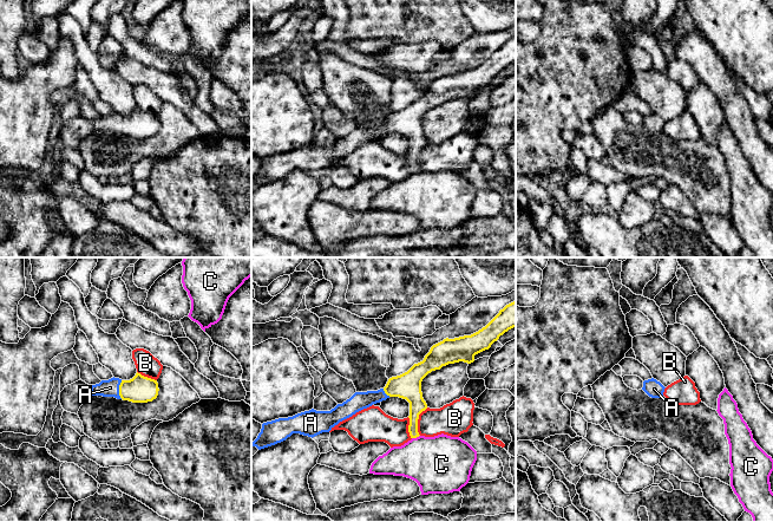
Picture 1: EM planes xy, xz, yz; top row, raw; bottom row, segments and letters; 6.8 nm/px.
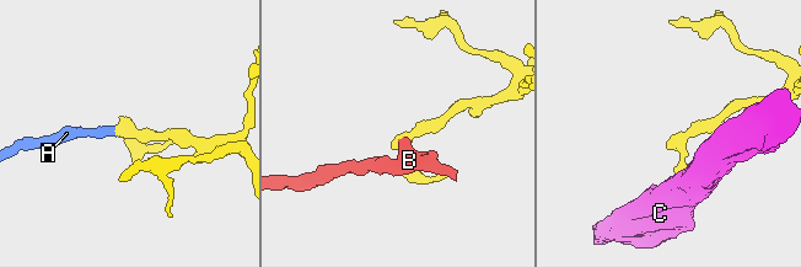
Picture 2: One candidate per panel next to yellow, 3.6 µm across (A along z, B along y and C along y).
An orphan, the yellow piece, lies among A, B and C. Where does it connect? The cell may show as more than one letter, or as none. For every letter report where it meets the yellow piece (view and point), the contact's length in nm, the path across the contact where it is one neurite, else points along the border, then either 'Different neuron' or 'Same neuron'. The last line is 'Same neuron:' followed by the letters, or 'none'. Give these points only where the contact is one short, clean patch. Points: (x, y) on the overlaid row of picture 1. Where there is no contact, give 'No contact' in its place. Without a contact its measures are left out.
A: Touches yellow at xy (119, 390). Shared border 130 nm. Path across: xy (139, 389), (119, 390), (110, 387). Same neuron
B: Touches yellow at xz (417, 421). Shared border 200 nm. Different neuron
C: Touches yellow at xz (416, 437). Shared border 60 nm. Different neuron
Same neuron: A

